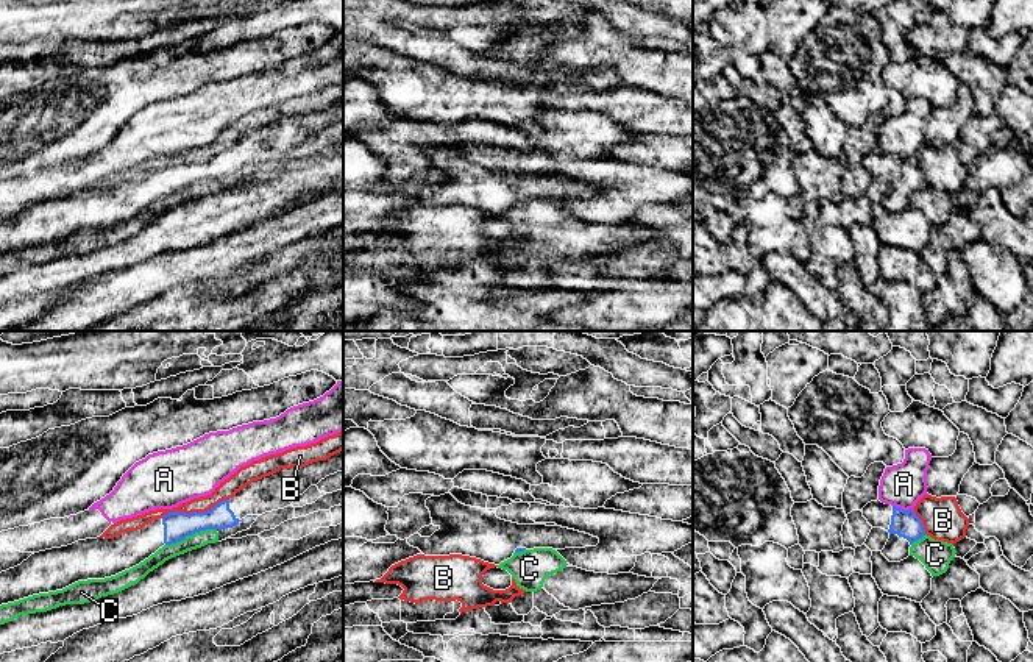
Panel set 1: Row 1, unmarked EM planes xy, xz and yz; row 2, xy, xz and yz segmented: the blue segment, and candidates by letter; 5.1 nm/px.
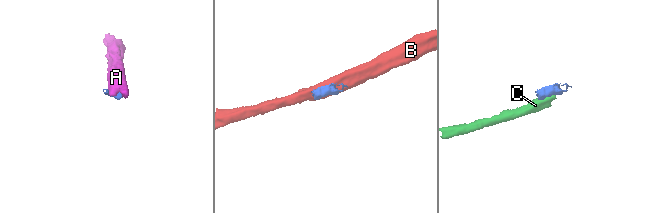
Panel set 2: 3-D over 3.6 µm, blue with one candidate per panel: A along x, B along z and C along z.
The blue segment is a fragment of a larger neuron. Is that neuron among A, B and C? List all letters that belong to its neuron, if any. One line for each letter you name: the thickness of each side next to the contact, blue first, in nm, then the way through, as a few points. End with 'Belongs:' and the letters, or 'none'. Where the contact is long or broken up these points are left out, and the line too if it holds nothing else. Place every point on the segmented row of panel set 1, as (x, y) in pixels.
B: 140/90 nm
Belongs: B

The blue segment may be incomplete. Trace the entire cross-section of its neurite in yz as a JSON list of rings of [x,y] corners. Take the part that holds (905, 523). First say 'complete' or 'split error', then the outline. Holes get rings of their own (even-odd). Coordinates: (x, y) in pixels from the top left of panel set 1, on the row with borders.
split error; [[[924,495],[913,509],[893,506],[889,536],[897,534],[911,543],[925,534],[935,540],[957,543],[966,537],[969,518],[961,512],[955,496]]]

